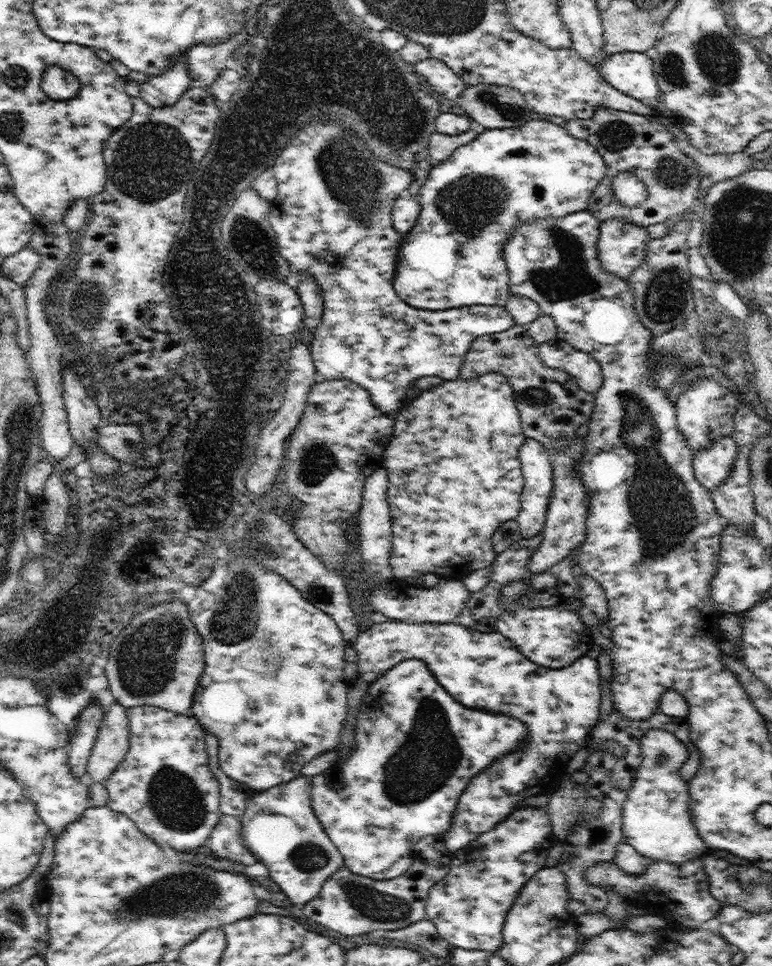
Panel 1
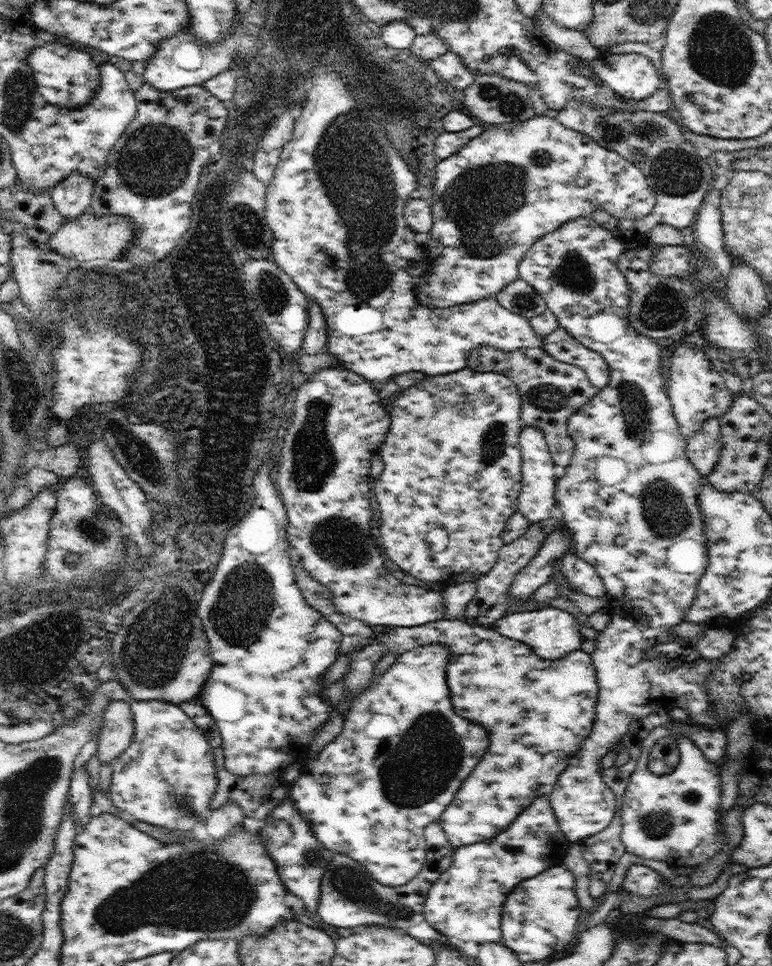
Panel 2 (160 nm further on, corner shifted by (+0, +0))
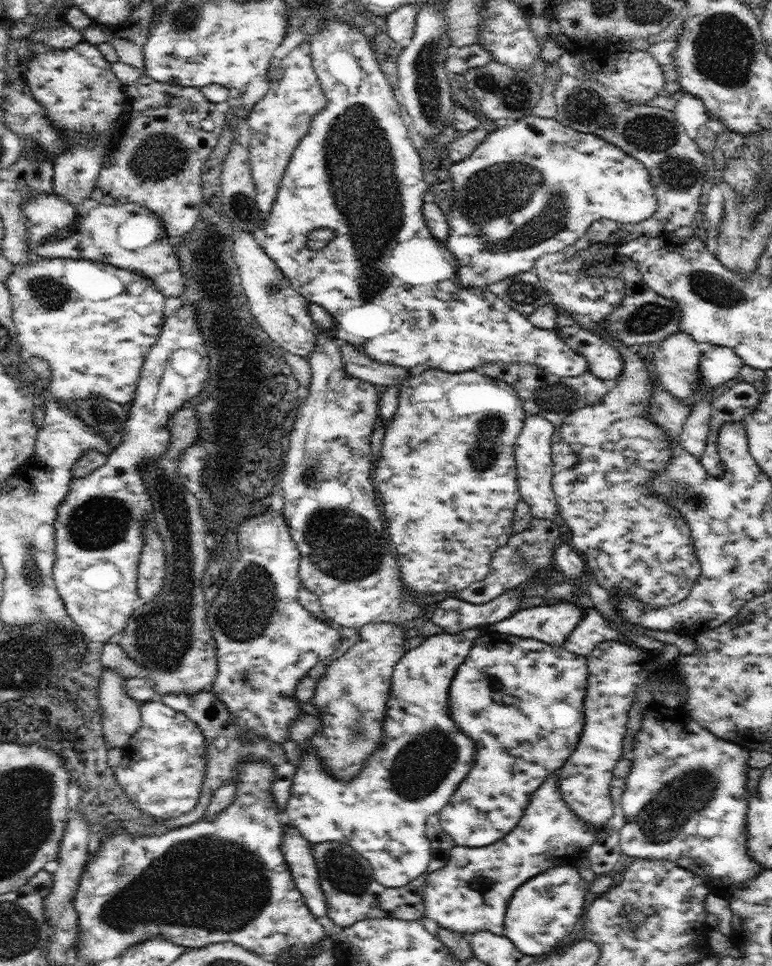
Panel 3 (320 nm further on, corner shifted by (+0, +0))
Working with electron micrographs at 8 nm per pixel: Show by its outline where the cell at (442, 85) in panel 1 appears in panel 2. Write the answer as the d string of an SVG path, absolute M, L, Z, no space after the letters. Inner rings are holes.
M452 51L430 60L429 64L442 80L449 82L455 89L464 90L476 77L464 61Z

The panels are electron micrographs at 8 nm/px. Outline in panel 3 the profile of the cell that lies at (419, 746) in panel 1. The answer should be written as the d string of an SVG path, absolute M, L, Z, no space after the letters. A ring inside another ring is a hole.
M474 627L468 630L463 630L458 634L448 633L436 633L435 635L426 636L424 643L420 644L417 648L408 650L402 656L402 659L398 661L396 667L394 667L392 676L392 689L390 689L390 696L386 707L386 719L382 721L382 727L385 730L385 738L383 738L383 744L380 748L377 748L363 766L362 770L352 779L352 781L342 781L341 778L335 778L323 764L323 760L319 758L317 752L311 747L305 747L305 754L302 754L299 764L297 764L297 772L293 780L292 789L290 789L290 798L286 803L284 810L285 818L291 826L294 826L300 835L302 835L311 845L326 841L338 841L346 843L348 846L354 848L356 852L359 852L373 868L374 878L383 885L390 888L400 888L405 884L409 884L411 880L418 878L418 876L427 872L428 865L431 861L431 846L428 837L425 835L425 822L431 814L436 814L448 804L450 797L456 792L456 788L464 781L466 775L470 772L475 759L475 746L474 741L466 736L459 728L449 712L449 691L452 680L456 675L456 670L468 657L468 653L474 647L475 640L481 635L487 632L487 628Z

